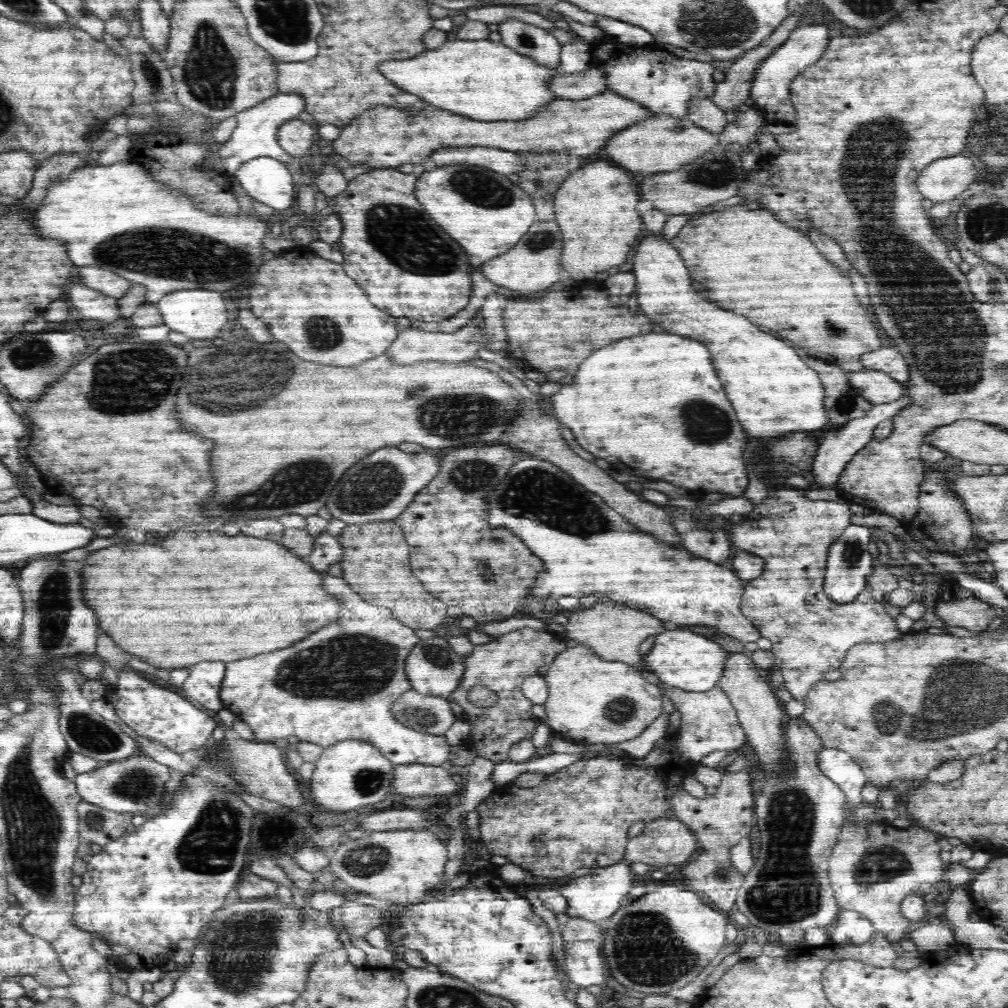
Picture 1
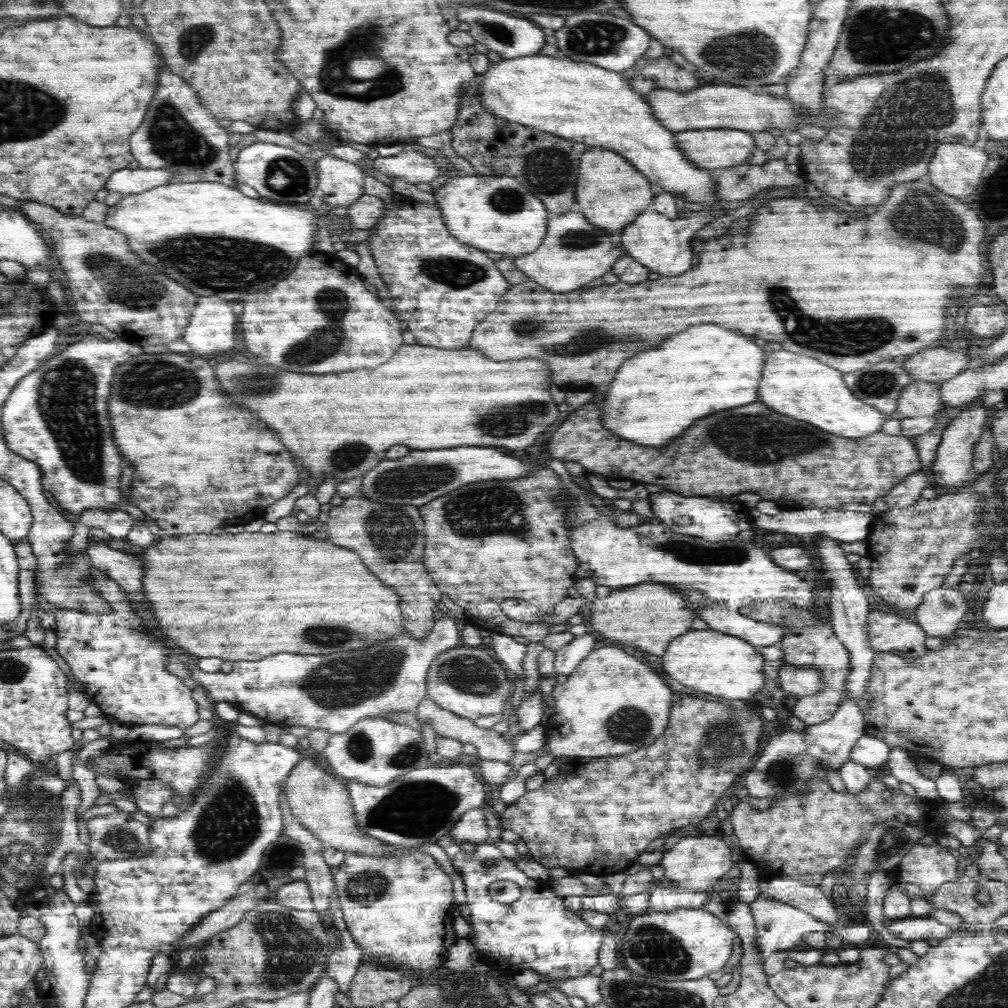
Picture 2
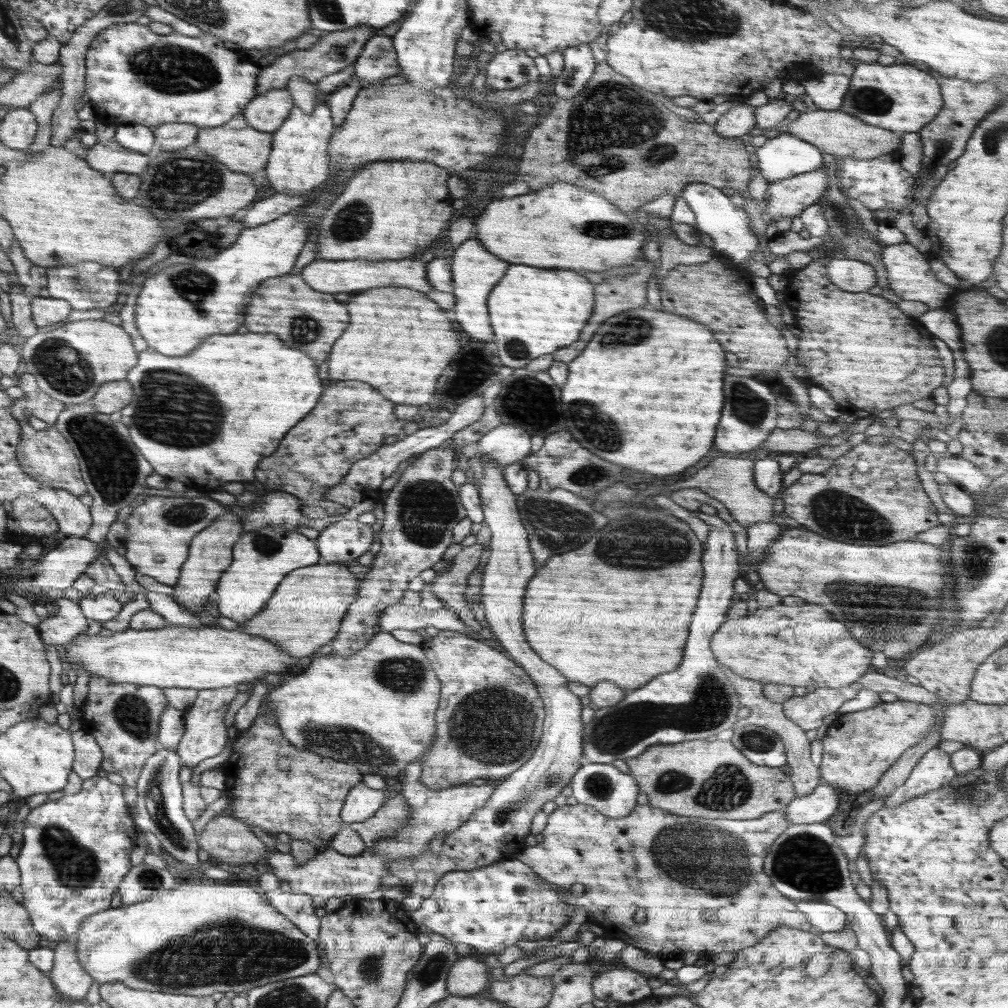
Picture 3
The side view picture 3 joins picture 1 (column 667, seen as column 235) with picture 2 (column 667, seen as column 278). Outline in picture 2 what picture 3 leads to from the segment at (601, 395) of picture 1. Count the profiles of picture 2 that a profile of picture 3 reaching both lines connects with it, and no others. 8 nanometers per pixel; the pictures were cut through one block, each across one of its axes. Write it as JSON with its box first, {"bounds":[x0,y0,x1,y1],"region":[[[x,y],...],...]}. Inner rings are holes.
{"bounds":[604,324,766,446],"region":[[[718,324],[692,326],[668,338],[662,346],[648,350],[640,356],[634,356],[628,362],[624,362],[624,366],[620,366],[616,374],[616,382],[612,382],[608,396],[604,400],[604,426],[616,432],[618,436],[638,444],[646,444],[646,446],[668,444],[670,440],[678,438],[688,426],[692,426],[692,422],[712,412],[756,402],[764,362],[766,362],[766,352],[752,340],[744,338],[742,334],[722,328]]]}

